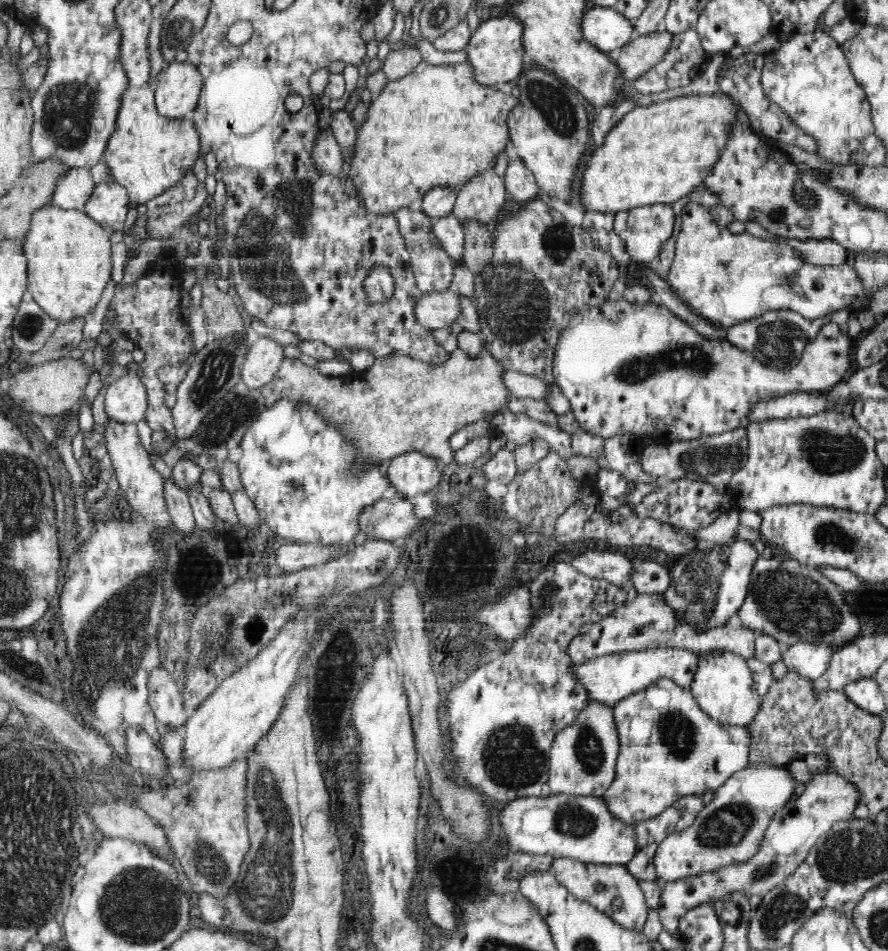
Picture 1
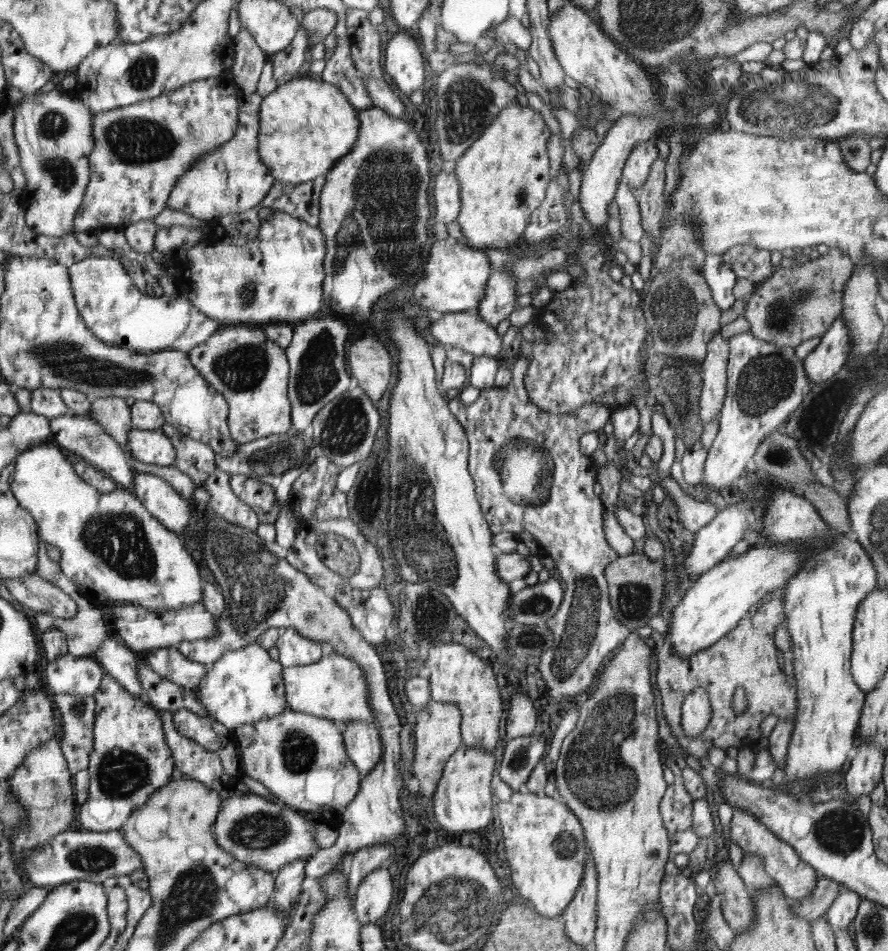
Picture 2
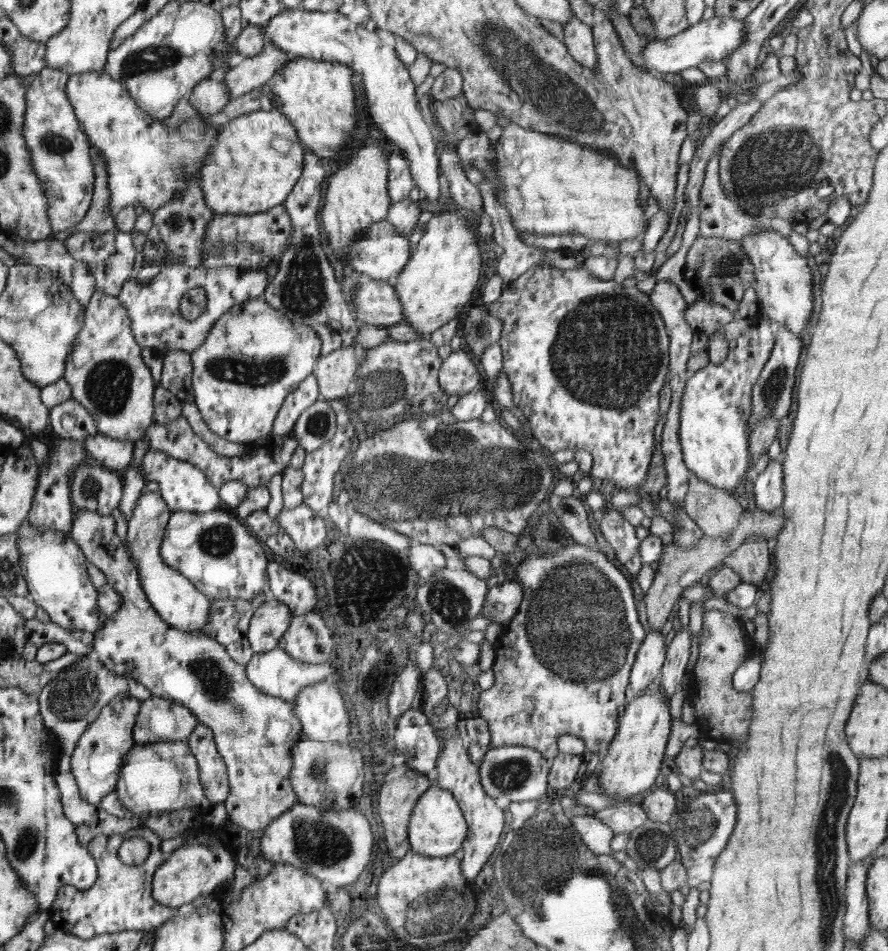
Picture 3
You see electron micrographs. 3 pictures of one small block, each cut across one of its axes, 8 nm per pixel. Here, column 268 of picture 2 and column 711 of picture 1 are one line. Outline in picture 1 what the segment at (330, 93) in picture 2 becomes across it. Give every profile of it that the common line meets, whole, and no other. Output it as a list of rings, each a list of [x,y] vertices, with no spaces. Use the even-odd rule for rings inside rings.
[[[715,93],[672,100],[647,106],[634,106],[605,136],[602,148],[592,152],[588,168],[582,176],[582,202],[586,210],[596,213],[627,212],[627,210],[655,205],[672,204],[702,187],[701,180],[721,158],[729,126],[738,118],[738,105],[730,95]]]

